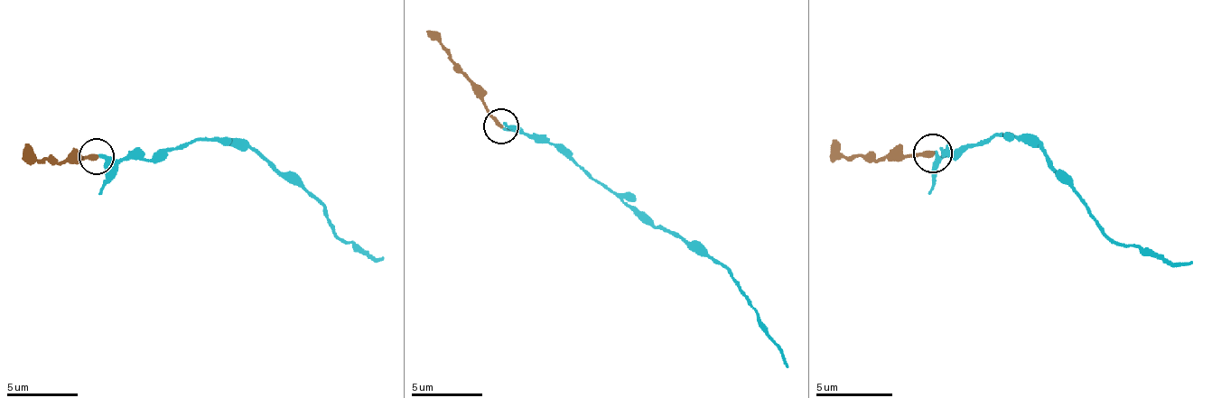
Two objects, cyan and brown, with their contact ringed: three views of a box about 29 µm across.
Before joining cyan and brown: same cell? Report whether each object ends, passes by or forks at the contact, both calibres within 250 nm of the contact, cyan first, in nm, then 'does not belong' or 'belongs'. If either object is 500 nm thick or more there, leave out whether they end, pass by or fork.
cyan ends there; brown ends there; 260 nm thick on the cyan side, 320 nm on the other; belongs

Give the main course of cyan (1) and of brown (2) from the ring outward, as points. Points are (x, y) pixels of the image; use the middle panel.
1: (502, 126), (541, 134), (559, 144), (602, 184), (645, 216), (695, 241), (727, 270), (787, 366)
2: (502, 126), (444, 44), (430, 33)

